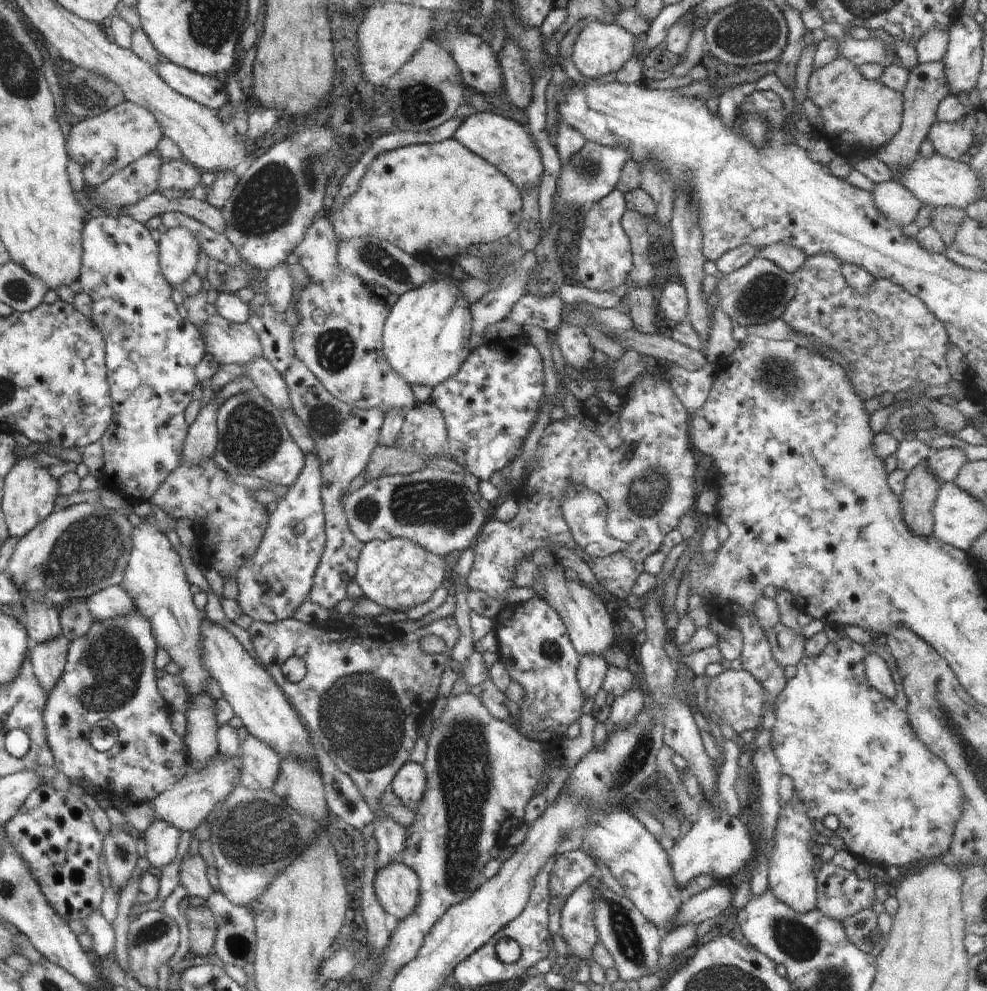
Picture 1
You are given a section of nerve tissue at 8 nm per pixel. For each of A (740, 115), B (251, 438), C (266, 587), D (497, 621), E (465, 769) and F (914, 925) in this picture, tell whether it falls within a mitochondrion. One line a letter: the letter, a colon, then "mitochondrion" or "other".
A: other
B: mitochondrion
C: other
D: other
E: mitochondrion
F: other

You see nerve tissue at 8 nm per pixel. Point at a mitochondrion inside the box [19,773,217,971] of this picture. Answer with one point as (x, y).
(156, 932)

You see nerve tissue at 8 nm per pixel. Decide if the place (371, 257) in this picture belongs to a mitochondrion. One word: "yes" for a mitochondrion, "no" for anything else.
yes

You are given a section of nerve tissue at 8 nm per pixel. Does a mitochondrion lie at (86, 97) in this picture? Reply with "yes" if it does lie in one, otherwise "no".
yes

